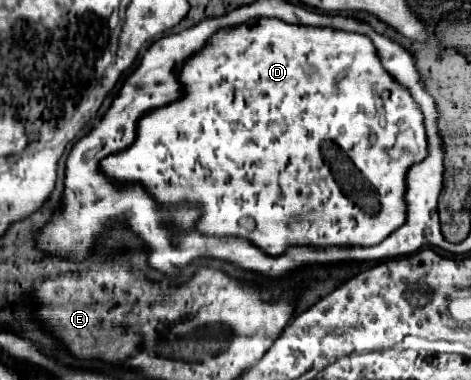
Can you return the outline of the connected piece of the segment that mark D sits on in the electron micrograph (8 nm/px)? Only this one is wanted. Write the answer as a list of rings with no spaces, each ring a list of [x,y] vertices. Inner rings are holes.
[[[262,18],[252,20],[248,24],[230,28],[226,32],[216,34],[204,50],[194,54],[186,60],[184,70],[180,72],[180,82],[184,84],[184,98],[172,102],[170,106],[156,108],[148,112],[138,122],[136,142],[120,152],[112,154],[102,160],[102,170],[114,178],[116,182],[140,182],[162,206],[170,206],[176,202],[194,202],[202,208],[202,218],[198,220],[198,230],[204,234],[214,236],[240,236],[254,242],[266,254],[278,256],[292,244],[316,244],[316,246],[330,246],[330,244],[358,244],[358,246],[372,246],[382,242],[390,232],[406,220],[406,204],[404,204],[404,178],[412,164],[424,160],[426,156],[426,134],[424,134],[424,116],[418,110],[412,96],[406,92],[404,86],[394,82],[386,70],[382,68],[372,42],[362,34],[352,32],[338,32],[330,28],[314,28],[314,26],[294,26],[280,22],[276,18]],[[412,130],[418,150],[410,152],[404,150],[402,154],[394,156],[392,148],[400,134]]]

